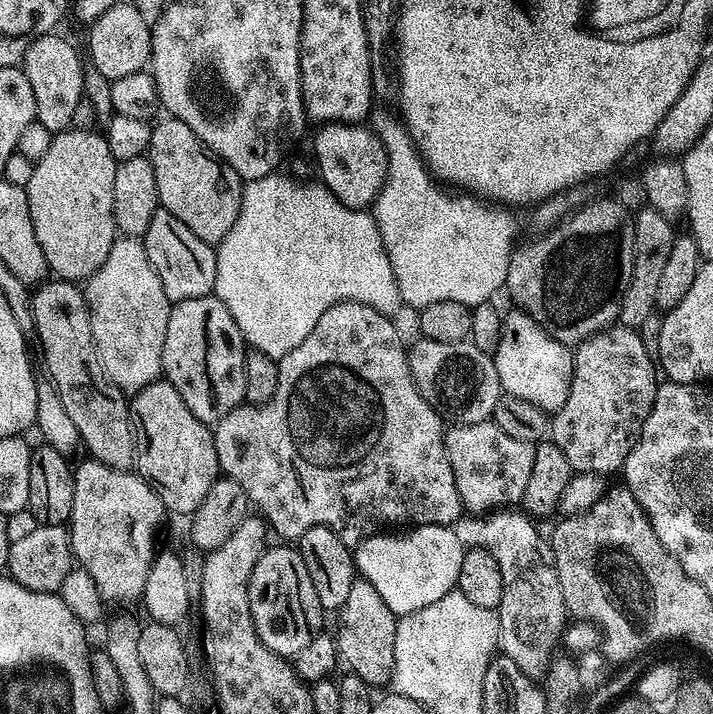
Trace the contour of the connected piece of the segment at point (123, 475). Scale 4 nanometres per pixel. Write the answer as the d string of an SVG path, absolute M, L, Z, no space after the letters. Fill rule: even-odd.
M84 458L80 465L75 465L74 475L76 481L70 535L75 563L86 569L90 578L94 578L105 601L124 598L139 601L144 594L146 574L150 574L150 566L157 551L156 531L160 528L160 519L166 516L164 504L158 498L156 489L143 476L132 470L123 472L97 460Z

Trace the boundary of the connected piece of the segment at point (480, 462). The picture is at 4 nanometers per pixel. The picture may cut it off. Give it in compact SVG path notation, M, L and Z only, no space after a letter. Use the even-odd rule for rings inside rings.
M486 419L477 424L452 424L444 433L444 445L465 513L488 514L523 501L530 469L534 467L536 444L510 438L510 434L498 430L491 419Z

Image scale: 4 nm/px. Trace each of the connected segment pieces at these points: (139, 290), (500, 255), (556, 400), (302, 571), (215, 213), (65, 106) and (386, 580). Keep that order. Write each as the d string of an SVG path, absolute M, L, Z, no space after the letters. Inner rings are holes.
M134 236L116 239L110 246L110 254L106 254L106 262L102 262L98 271L88 277L83 293L88 303L92 341L110 382L125 394L135 394L161 379L162 346L166 342L166 322L170 322L173 301L168 300L166 290L162 290L162 278L158 278L146 254L143 239Z
M395 115L375 116L371 117L370 127L388 155L388 173L370 211L376 219L378 234L382 234L382 246L386 246L401 301L405 305L416 306L418 310L442 301L456 301L471 308L489 303L492 295L506 286L509 258L514 250L512 239L516 236L516 220L508 213L511 211L504 206L489 206L468 196L462 197L462 200L447 196L443 192L445 189L424 167L424 161L403 123Z
M512 310L509 316L507 313L503 322L494 353L501 389L507 395L526 398L526 402L532 402L546 413L556 413L562 402L566 402L566 394L570 394L573 349L550 338L550 334L522 310Z
M292 546L269 547L258 558L254 574L250 574L250 614L254 618L254 630L258 638L279 656L295 658L314 637L321 635L320 616L322 609L318 594L314 594L314 582L306 574L306 562Z
M163 119L152 124L146 153L150 166L154 166L154 182L158 182L159 207L179 218L202 242L218 245L230 232L230 226L234 226L234 218L238 218L244 184L237 172L219 160L186 122Z
M51 32L40 35L27 48L22 61L24 73L34 93L35 121L50 134L62 132L71 127L74 109L83 99L84 64L75 48L64 38Z
M421 524L399 534L367 536L354 548L356 571L378 590L382 602L390 606L396 617L408 616L414 610L422 610L422 606L430 606L430 602L438 602L438 598L456 588L466 551L456 530L447 524Z

